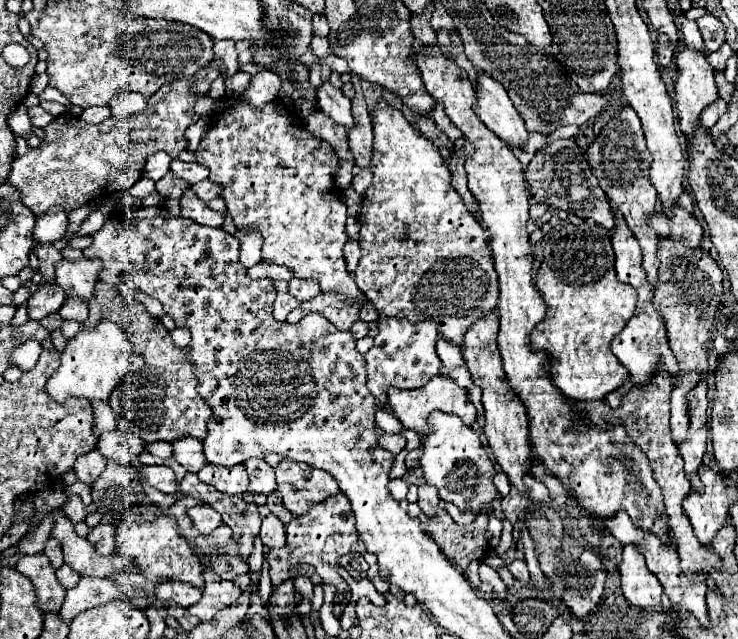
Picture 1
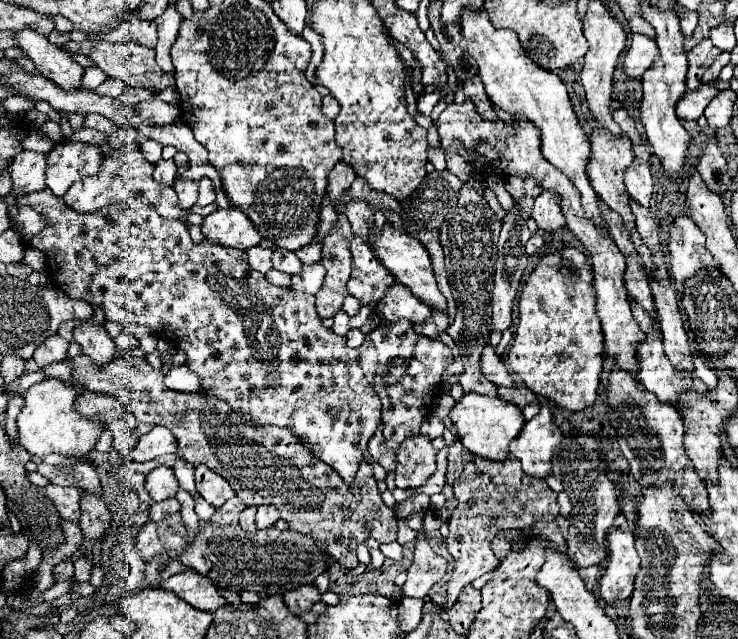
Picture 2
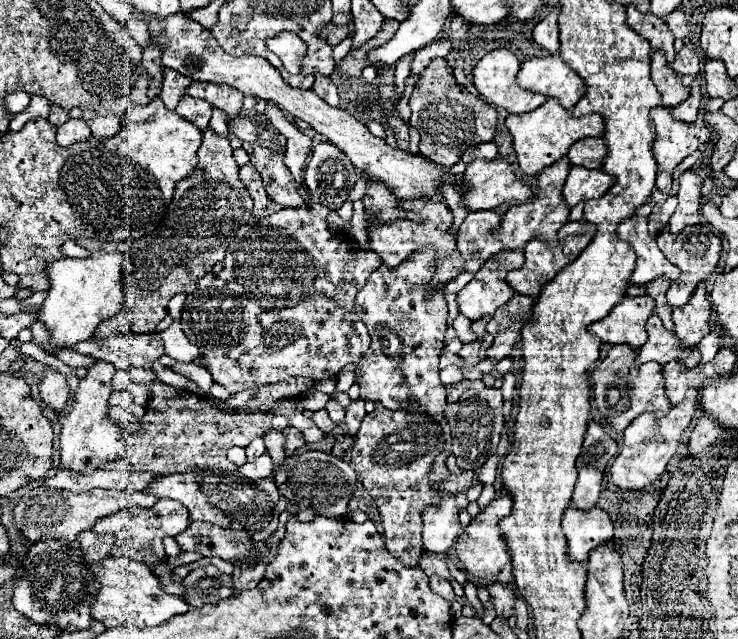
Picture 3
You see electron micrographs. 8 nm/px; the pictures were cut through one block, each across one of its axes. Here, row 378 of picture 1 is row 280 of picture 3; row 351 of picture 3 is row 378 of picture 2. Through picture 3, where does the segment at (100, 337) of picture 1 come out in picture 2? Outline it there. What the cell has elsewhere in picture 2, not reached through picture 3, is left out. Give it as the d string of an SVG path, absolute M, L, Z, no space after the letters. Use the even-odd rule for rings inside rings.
M50 378L50 380L42 380L40 384L34 384L24 400L24 408L22 412L18 414L18 434L20 434L20 444L32 454L32 456L46 456L46 454L52 454L52 452L58 452L58 454L64 454L64 456L84 456L88 454L102 430L104 430L104 422L100 420L90 420L86 416L82 416L78 410L76 410L76 400L78 400L80 392L76 386L72 384L66 384L62 380L56 380L56 378Z

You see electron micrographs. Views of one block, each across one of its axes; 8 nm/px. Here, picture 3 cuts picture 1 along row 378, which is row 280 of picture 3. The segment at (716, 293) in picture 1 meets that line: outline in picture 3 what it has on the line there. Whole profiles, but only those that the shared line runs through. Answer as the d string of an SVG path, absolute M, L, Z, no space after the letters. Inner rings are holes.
M704 224L688 226L688 228L684 228L680 234L672 234L668 228L664 228L664 230L656 236L656 240L658 240L658 246L660 246L660 250L664 252L664 256L666 256L672 264L676 264L676 266L682 270L680 280L674 280L672 286L670 286L670 290L668 290L668 294L666 294L668 304L674 306L674 308L680 308L680 306L684 306L684 304L688 302L688 298L692 296L692 292L696 290L696 284L698 284L700 280L706 280L706 278L714 272L714 268L716 268L716 264L718 264L718 258L720 258L720 252L722 252L722 242L720 242L720 238L718 238L716 234L712 234L712 230L710 230L708 226L704 226Z

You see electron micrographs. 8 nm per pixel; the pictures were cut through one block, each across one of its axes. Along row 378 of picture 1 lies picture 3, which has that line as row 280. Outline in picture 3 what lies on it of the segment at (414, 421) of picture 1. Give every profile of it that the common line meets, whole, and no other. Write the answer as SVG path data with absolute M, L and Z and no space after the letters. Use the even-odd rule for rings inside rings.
M406 200L402 204L402 208L408 208L410 212L420 214L424 218L424 224L416 224L416 222L410 222L410 220L398 220L398 222L392 222L392 224L376 224L376 226L370 224L370 242L368 242L368 248L372 252L380 254L382 262L388 268L400 266L408 256L412 256L420 248L432 248L436 252L436 258L434 258L436 274L432 278L432 286L434 288L444 288L450 280L454 280L458 274L464 272L464 260L458 254L456 238L452 234L448 234L450 228L452 228L452 222L454 222L452 212L444 204L430 202L430 200Z

